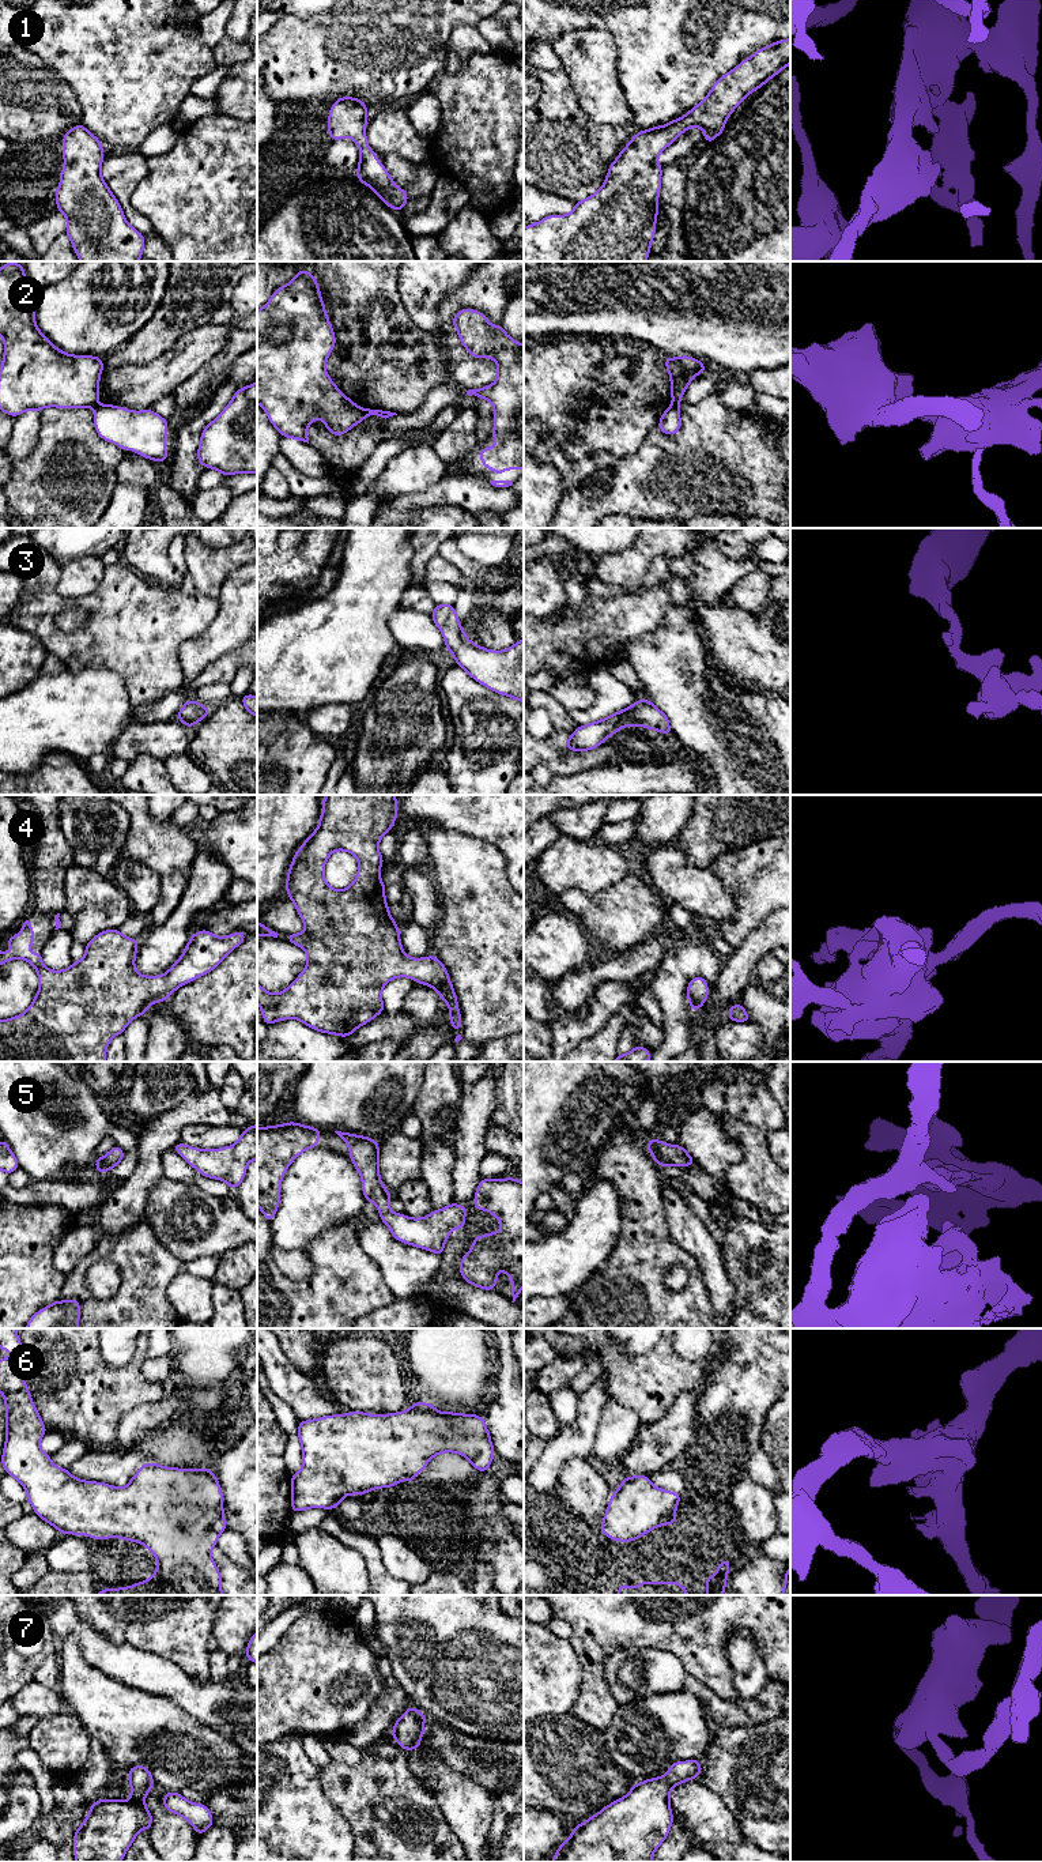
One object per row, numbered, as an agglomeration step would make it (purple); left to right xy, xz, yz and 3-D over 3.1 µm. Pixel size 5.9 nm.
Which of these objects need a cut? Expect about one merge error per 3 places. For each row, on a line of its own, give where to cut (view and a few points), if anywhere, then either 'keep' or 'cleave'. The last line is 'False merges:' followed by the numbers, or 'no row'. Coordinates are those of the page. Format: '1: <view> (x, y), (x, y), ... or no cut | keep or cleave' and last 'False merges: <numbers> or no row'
1: no cut | keep
2: yz (672, 403), (678, 407) | cleave
3: no cut | keep
4: no cut | keep
5: no cut | keep
6: no cut | keep
7: no cut | keep
False merges: 2

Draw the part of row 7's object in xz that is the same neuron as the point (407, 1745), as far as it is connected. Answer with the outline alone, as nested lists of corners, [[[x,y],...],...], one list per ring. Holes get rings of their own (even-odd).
[[[411,1707],[396,1720],[392,1738],[399,1742],[404,1750],[418,1749],[424,1733],[424,1720],[427,1716]]]

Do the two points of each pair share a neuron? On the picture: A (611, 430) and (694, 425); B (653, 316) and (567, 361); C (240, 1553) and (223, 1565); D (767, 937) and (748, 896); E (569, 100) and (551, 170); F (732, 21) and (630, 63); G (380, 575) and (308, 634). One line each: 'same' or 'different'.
A: different
B: different
C: different
D: different
E: same
F: same
G: same

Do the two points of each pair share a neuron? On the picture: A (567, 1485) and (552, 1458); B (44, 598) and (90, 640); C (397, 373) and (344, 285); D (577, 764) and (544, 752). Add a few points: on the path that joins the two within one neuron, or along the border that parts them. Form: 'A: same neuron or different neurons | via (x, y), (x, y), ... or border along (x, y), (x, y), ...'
A: different neurons | border along (585, 1458), (570, 1457), (546, 1492)
B: same neuron | via (44, 615), (44, 622), (61, 640), (72, 640)
C: same neuron | via (380, 351), (374, 346), (374, 332), (363, 306)
D: same neuron | via (569, 762), (558, 760), (552, 754)

